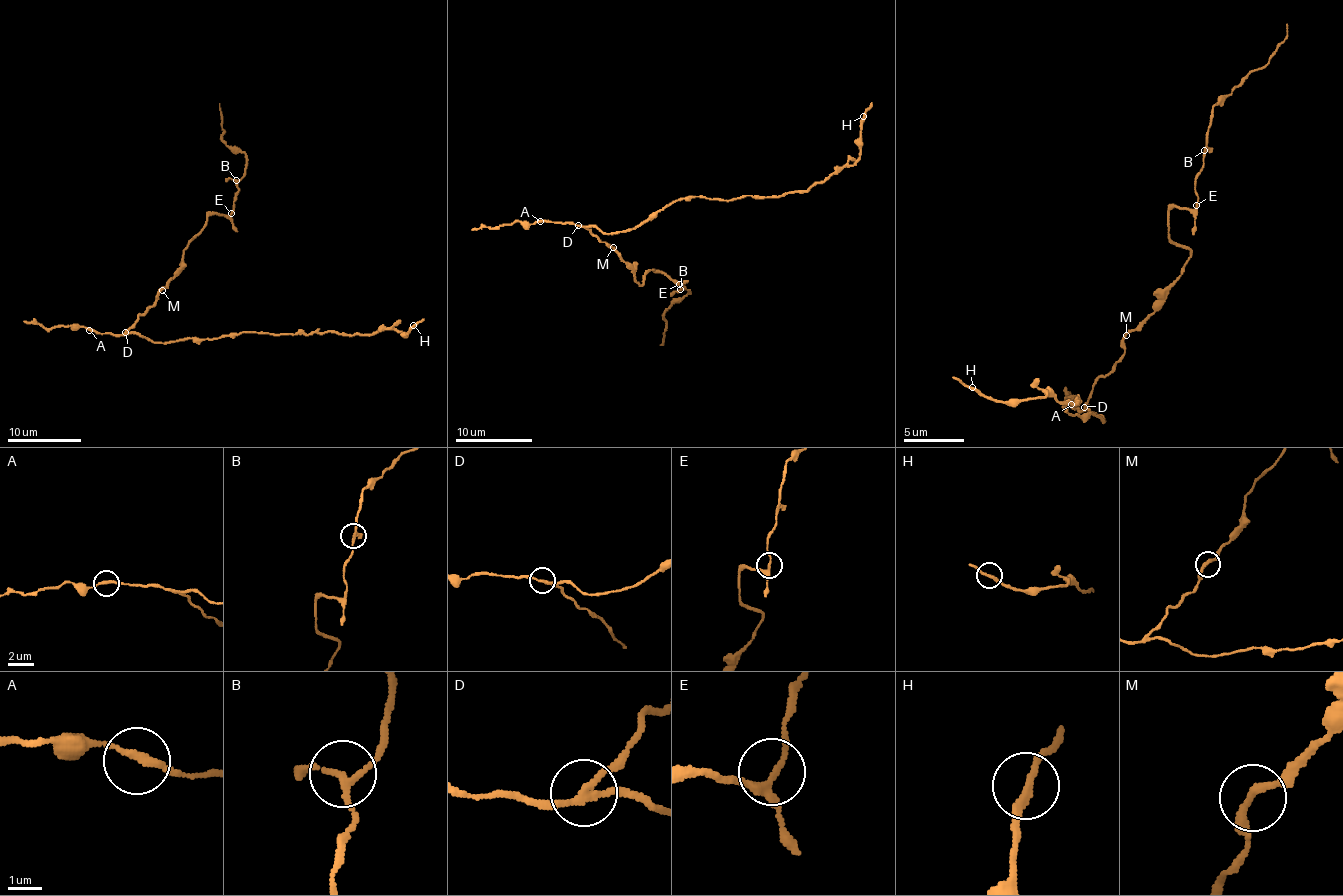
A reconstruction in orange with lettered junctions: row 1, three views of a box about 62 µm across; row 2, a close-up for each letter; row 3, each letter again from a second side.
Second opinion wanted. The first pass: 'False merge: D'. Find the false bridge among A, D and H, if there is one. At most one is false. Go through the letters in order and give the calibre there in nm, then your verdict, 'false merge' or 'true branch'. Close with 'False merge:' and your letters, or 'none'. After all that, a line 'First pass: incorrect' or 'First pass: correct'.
A: 200 nm thick; true branch
D: 180 nm thick; false merge
H: 220 nm thick; true branch
False merge: D
First pass: correct

